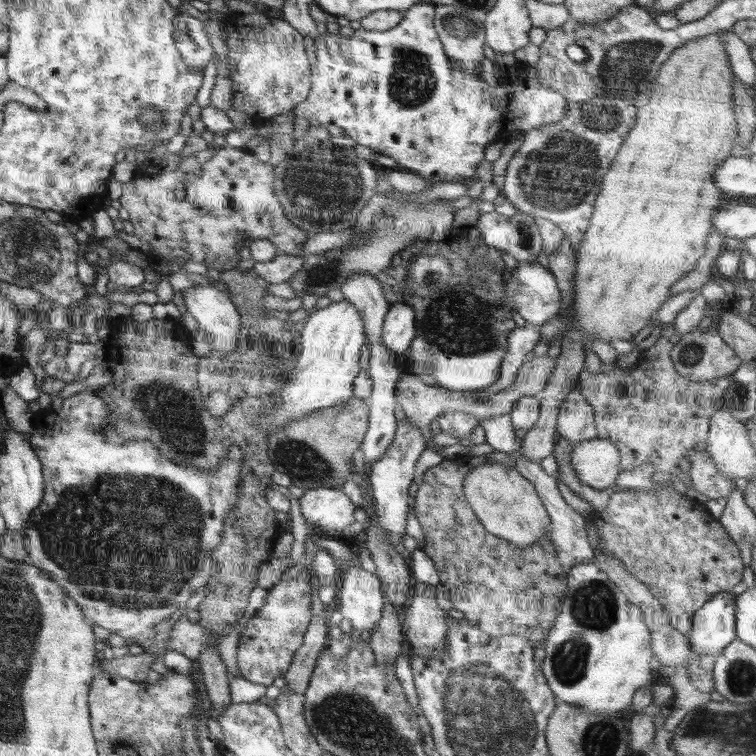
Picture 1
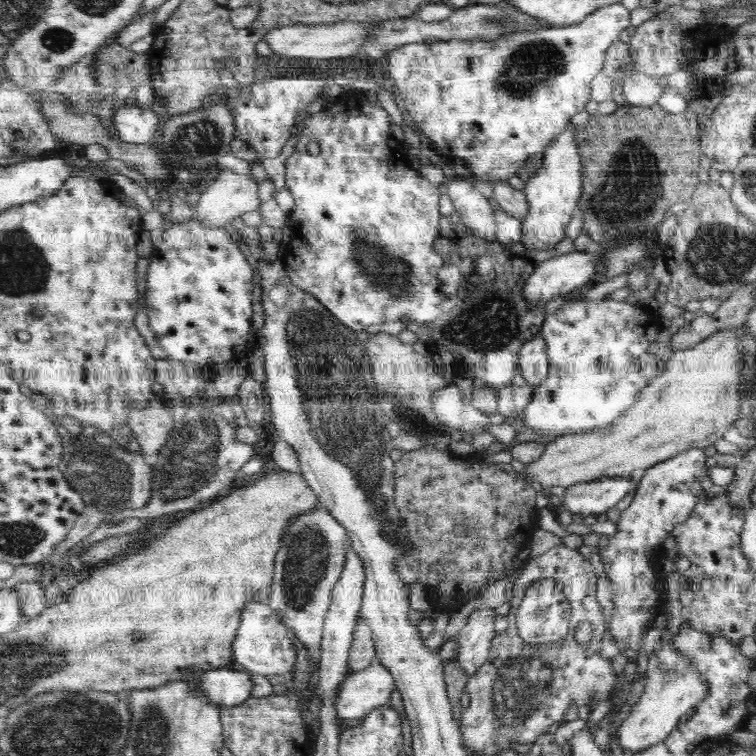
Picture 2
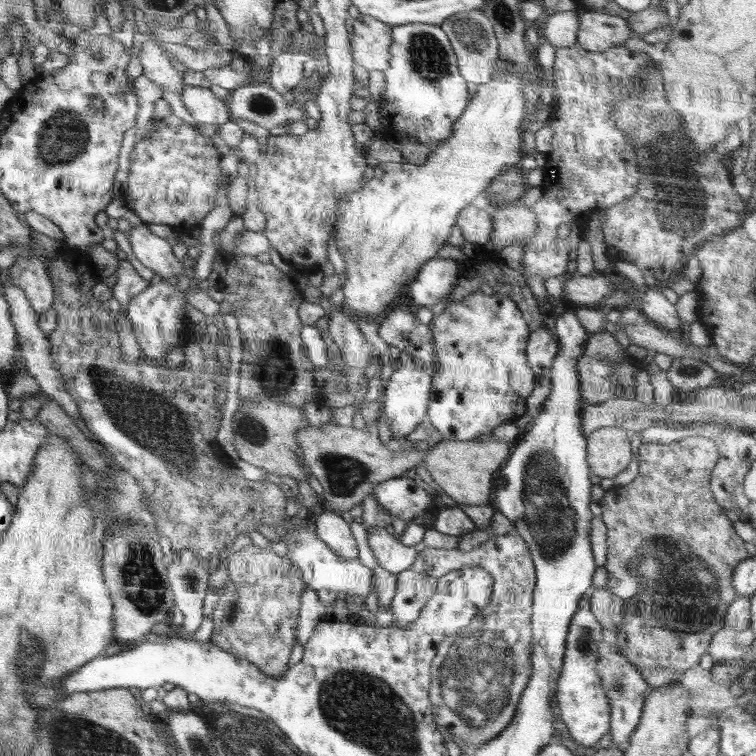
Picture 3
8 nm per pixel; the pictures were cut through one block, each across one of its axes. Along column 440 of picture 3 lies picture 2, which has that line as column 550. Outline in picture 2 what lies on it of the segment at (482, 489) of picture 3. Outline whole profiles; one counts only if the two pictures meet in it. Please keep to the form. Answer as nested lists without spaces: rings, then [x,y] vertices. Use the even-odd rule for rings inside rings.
[[[745,324],[740,328],[732,328],[732,330],[722,330],[722,332],[716,332],[712,336],[708,336],[706,340],[698,342],[690,348],[686,348],[680,351],[674,351],[668,361],[665,362],[663,373],[656,376],[652,382],[648,383],[648,386],[644,386],[636,396],[634,396],[634,404],[620,416],[620,418],[614,420],[612,424],[606,424],[602,428],[596,428],[596,430],[590,430],[590,432],[582,432],[578,434],[564,434],[559,435],[553,442],[545,444],[546,450],[544,454],[532,462],[532,464],[523,464],[526,466],[526,478],[530,481],[530,484],[542,486],[542,490],[548,490],[551,487],[572,487],[579,483],[588,483],[594,480],[604,479],[607,477],[629,477],[631,472],[638,469],[648,469],[655,466],[656,463],[660,463],[679,453],[686,452],[691,449],[704,449],[706,446],[714,445],[715,442],[720,440],[724,436],[724,432],[734,425],[734,422],[738,420],[737,414],[739,411],[739,386],[740,384],[740,367],[742,360],[741,346],[739,345],[739,336],[745,333]]]

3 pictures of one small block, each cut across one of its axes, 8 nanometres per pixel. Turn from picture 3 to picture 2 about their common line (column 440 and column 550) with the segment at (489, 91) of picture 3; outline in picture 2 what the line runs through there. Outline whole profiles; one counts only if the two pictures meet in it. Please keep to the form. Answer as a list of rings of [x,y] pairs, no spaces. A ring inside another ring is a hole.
[[[568,121],[564,132],[556,136],[543,150],[543,159],[541,168],[538,169],[531,177],[527,178],[525,188],[523,189],[528,199],[528,214],[522,218],[522,238],[521,243],[528,248],[536,248],[537,250],[552,250],[556,248],[556,244],[560,244],[561,240],[568,238],[566,236],[566,227],[574,214],[578,204],[578,199],[582,194],[583,176],[582,165],[580,162],[580,151],[578,151],[577,135],[574,131],[574,125]]]

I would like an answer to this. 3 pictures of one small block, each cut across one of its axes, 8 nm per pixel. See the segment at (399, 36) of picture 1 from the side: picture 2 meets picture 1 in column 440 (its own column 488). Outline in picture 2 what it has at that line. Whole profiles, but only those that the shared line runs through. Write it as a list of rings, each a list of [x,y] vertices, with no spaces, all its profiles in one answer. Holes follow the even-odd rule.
[[[615,3],[592,12],[592,15],[584,18],[582,22],[564,27],[550,26],[538,31],[521,31],[513,33],[508,37],[499,37],[496,41],[451,41],[431,44],[413,43],[399,47],[392,51],[388,57],[388,74],[390,79],[388,84],[395,84],[402,96],[404,108],[413,118],[413,122],[419,130],[430,138],[434,147],[442,154],[452,154],[452,156],[462,158],[470,168],[473,180],[484,182],[506,181],[515,176],[524,166],[527,158],[536,152],[543,152],[545,148],[560,134],[564,132],[568,121],[577,113],[585,110],[586,104],[590,102],[590,85],[592,79],[601,73],[604,66],[605,52],[614,42],[619,40],[621,32],[630,26],[631,12],[621,3]]]

